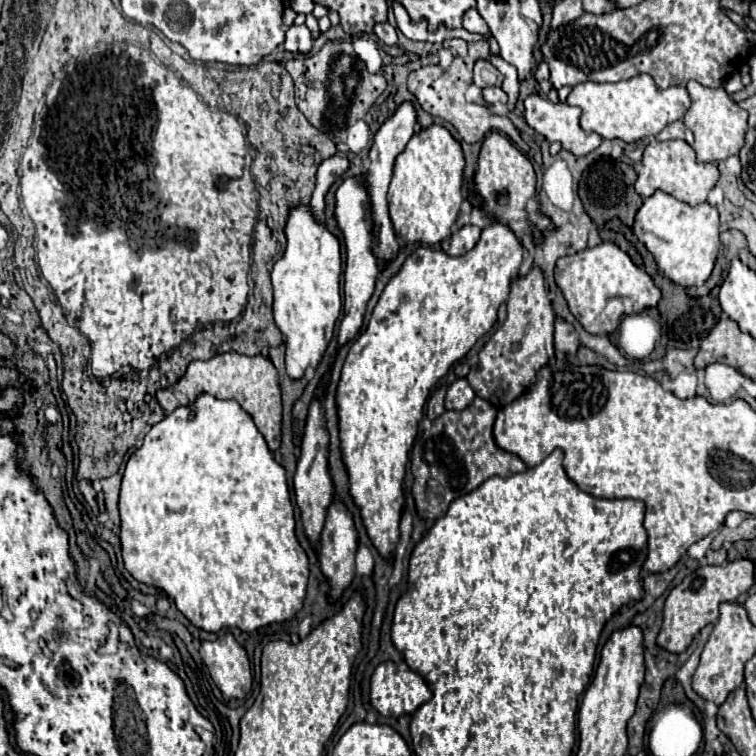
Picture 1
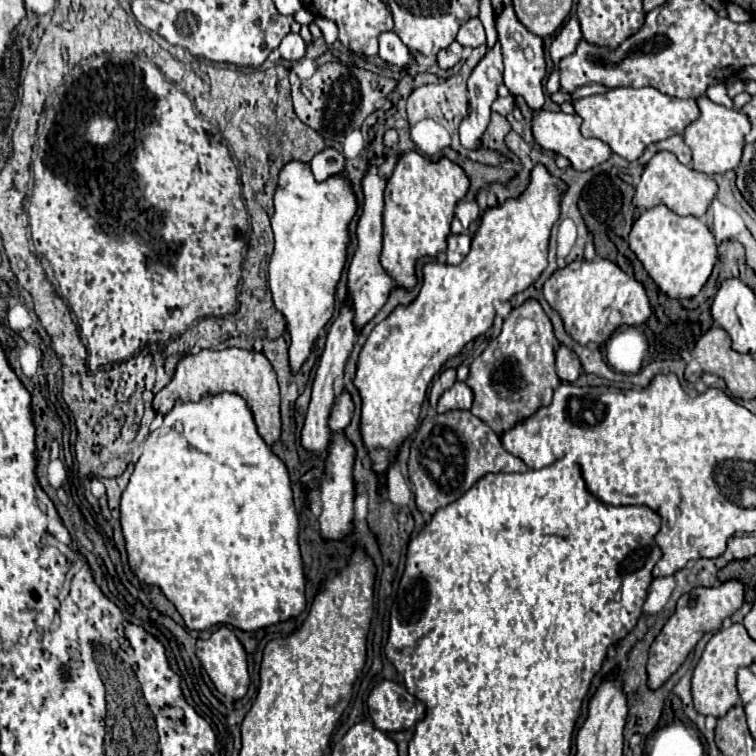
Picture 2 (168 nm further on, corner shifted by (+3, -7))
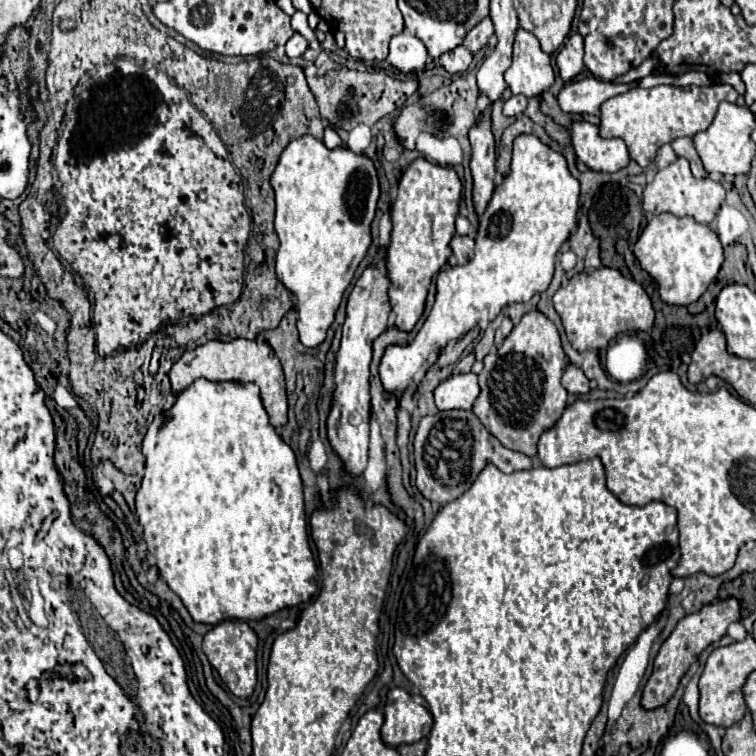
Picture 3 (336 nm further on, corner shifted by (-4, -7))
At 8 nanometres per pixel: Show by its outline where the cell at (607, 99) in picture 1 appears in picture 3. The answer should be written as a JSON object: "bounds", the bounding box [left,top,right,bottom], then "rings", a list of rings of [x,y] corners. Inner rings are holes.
{"bounds":[601,84,737,166],"rings":[[[715,84],[705,88],[681,88],[681,86],[655,86],[655,88],[631,88],[619,96],[613,96],[601,104],[601,138],[621,138],[627,144],[631,160],[639,166],[649,166],[655,160],[655,152],[675,138],[695,136],[705,130],[717,112],[719,102],[737,102],[733,86]]]}

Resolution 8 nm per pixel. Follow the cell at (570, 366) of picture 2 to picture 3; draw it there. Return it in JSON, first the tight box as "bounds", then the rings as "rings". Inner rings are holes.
{"bounds":[561,364,591,394],"rings":[[[567,364],[561,382],[571,394],[585,394],[591,390],[591,382],[587,380],[587,376],[583,376],[583,370],[575,364]]]}

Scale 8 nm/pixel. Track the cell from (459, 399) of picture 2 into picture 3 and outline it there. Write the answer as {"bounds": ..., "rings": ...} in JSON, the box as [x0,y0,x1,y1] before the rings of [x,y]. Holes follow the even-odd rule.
{"bounds":[435,374,479,410],"rings":[[[457,374],[435,388],[435,404],[439,410],[471,410],[479,396],[479,384],[475,374]]]}

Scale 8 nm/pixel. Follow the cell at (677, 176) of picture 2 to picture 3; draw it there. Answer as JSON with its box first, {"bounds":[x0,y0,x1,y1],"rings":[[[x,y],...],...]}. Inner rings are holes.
{"bounds":[641,158,725,224],"rings":[[[677,158],[673,164],[665,166],[655,174],[651,184],[645,186],[641,200],[643,200],[643,210],[649,214],[671,212],[679,218],[691,216],[701,224],[709,224],[725,200],[725,188],[721,182],[715,182],[711,178],[695,178],[689,170],[689,162],[685,158]]]}

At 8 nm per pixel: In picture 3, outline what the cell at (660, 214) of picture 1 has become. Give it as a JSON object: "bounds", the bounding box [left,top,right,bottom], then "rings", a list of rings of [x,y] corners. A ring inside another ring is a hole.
{"bounds":[633,212,723,306],"rings":[[[669,212],[657,214],[649,220],[633,252],[641,268],[659,284],[661,300],[679,306],[699,300],[723,264],[723,246],[707,224],[697,224],[693,218],[677,218]]]}

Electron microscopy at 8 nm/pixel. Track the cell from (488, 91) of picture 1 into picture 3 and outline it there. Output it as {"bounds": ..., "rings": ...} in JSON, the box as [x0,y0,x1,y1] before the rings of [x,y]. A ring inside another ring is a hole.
{"bounds":[503,94,527,116],"rings":[[[517,94],[517,96],[511,96],[509,100],[505,100],[503,104],[503,114],[505,116],[519,116],[527,106],[527,98],[523,94]]]}

